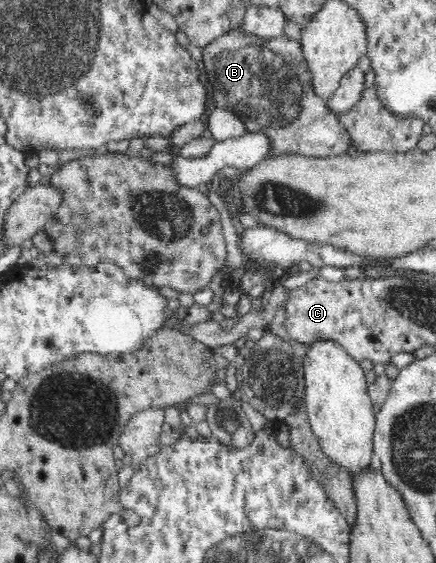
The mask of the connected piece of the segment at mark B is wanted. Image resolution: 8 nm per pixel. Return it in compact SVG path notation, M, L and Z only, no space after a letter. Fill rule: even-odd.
M240 27L212 40L202 49L200 68L206 72L208 104L236 115L245 132L259 132L270 142L264 159L302 155L322 159L344 152L353 154L348 133L312 86L312 71L304 60L301 40L282 36L266 39Z

